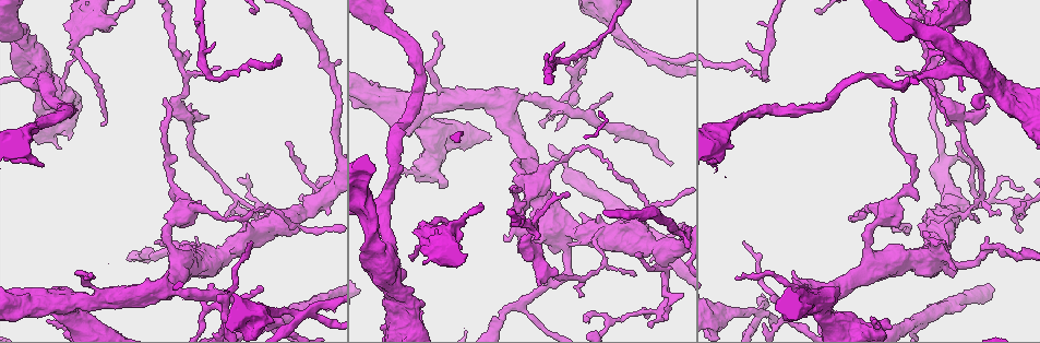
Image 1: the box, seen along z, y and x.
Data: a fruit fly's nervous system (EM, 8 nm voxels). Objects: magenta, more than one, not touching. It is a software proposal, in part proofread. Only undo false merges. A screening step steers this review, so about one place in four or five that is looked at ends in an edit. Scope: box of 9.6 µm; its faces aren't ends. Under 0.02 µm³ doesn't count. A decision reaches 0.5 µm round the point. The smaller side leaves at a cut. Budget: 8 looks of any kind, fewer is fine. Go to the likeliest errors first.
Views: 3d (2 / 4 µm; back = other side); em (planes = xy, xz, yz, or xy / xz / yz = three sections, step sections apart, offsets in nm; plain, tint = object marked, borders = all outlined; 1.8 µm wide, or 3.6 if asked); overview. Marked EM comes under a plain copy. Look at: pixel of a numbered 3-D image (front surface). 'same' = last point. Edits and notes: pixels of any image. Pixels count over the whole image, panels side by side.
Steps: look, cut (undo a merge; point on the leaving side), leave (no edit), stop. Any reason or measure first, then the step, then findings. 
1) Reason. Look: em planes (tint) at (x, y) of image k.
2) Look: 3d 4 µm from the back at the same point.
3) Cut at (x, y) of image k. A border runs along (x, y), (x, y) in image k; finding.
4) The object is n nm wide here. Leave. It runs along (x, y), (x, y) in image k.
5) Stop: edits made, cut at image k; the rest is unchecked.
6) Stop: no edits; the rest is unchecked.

Four arms meet. Look: em planes (tint) at (757, 312) of image 1.

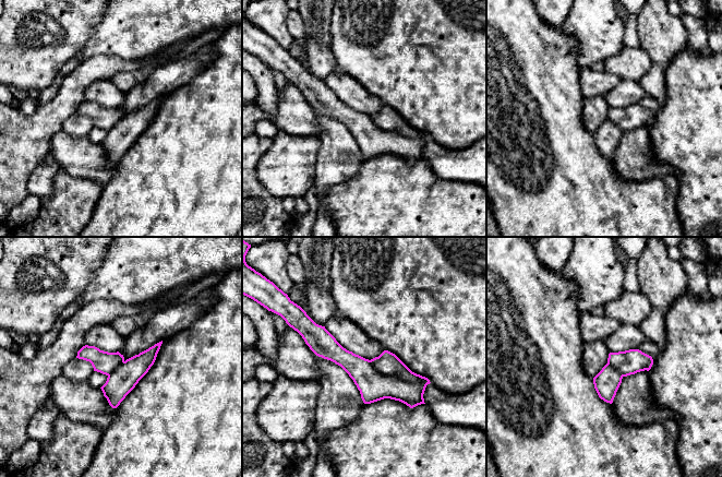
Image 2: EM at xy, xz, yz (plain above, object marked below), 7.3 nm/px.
Cut at (388, 364) of image 2. A border runs along (370, 360), (383, 373), (426, 384) in image 2; a second cell is stuck on.

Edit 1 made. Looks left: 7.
Four or more arms meet. Look: em yz step 4 (tint) at (226, 314) of image 1.

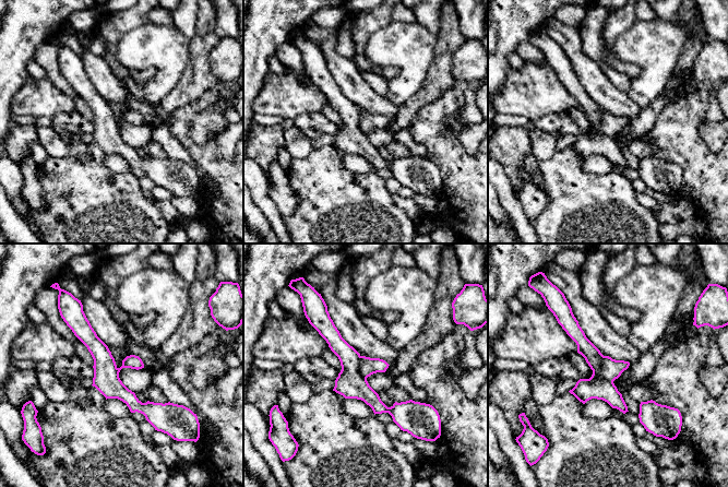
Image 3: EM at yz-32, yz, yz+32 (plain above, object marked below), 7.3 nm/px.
Cut at (611, 369) of image 3. A border runs along (604, 356), (599, 373), (612, 382) in image 3; a second cell is stuck on.

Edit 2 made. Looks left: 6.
Stop: edits made, cut at image 2, cut at image 3; the rest is unchecked.

